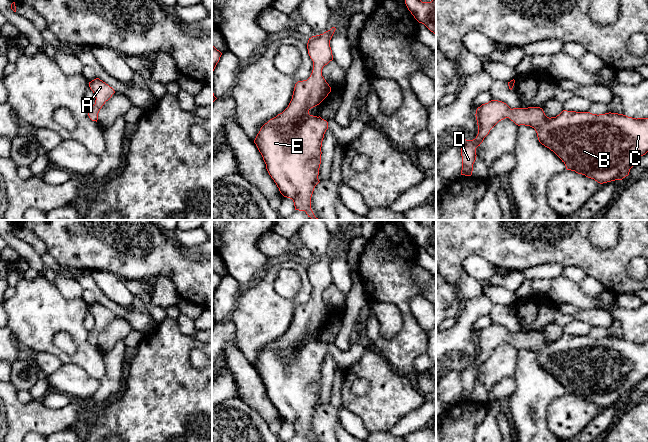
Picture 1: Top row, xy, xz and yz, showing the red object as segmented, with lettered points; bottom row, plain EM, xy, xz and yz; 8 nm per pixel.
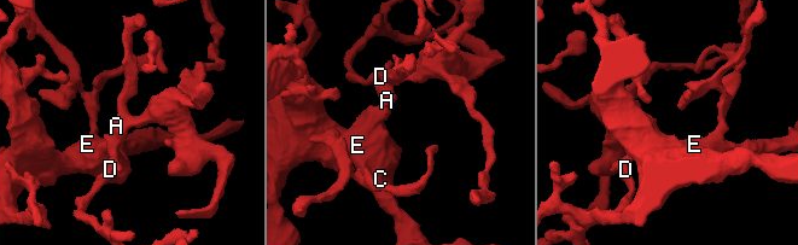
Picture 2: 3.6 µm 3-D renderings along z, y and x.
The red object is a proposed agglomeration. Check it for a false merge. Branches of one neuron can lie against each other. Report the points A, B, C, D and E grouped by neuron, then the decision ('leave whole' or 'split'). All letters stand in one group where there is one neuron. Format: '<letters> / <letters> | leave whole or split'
A B C D E | leave whole

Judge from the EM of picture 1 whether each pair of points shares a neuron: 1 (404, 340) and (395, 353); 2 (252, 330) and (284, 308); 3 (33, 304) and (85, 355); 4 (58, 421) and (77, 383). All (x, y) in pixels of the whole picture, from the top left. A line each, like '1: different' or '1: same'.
1: same
2: same
3: same
4: different

